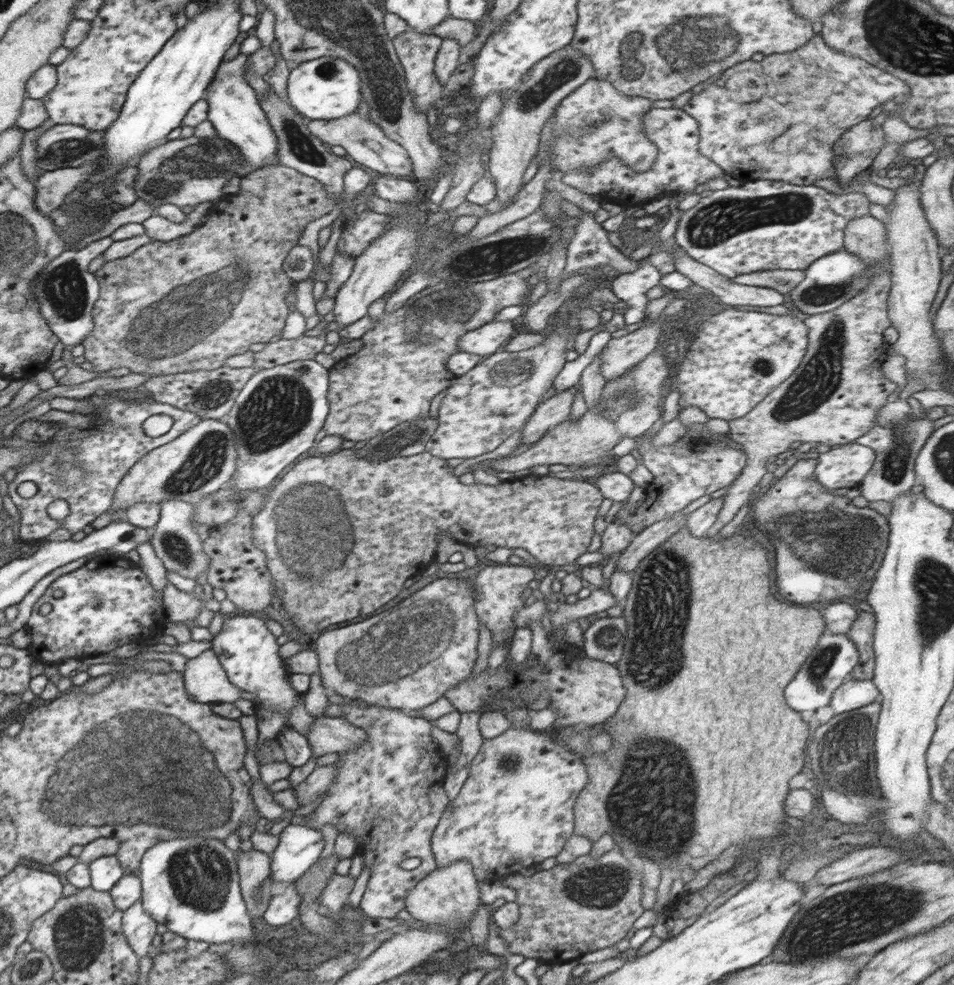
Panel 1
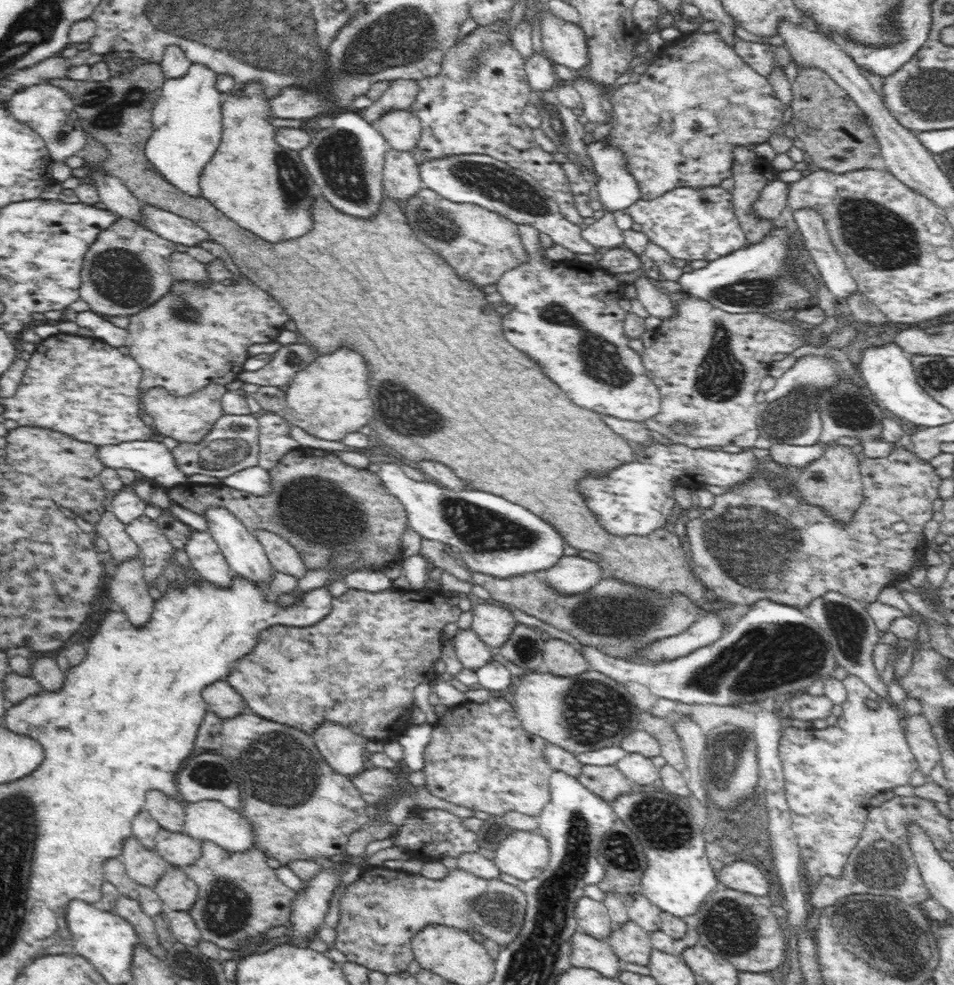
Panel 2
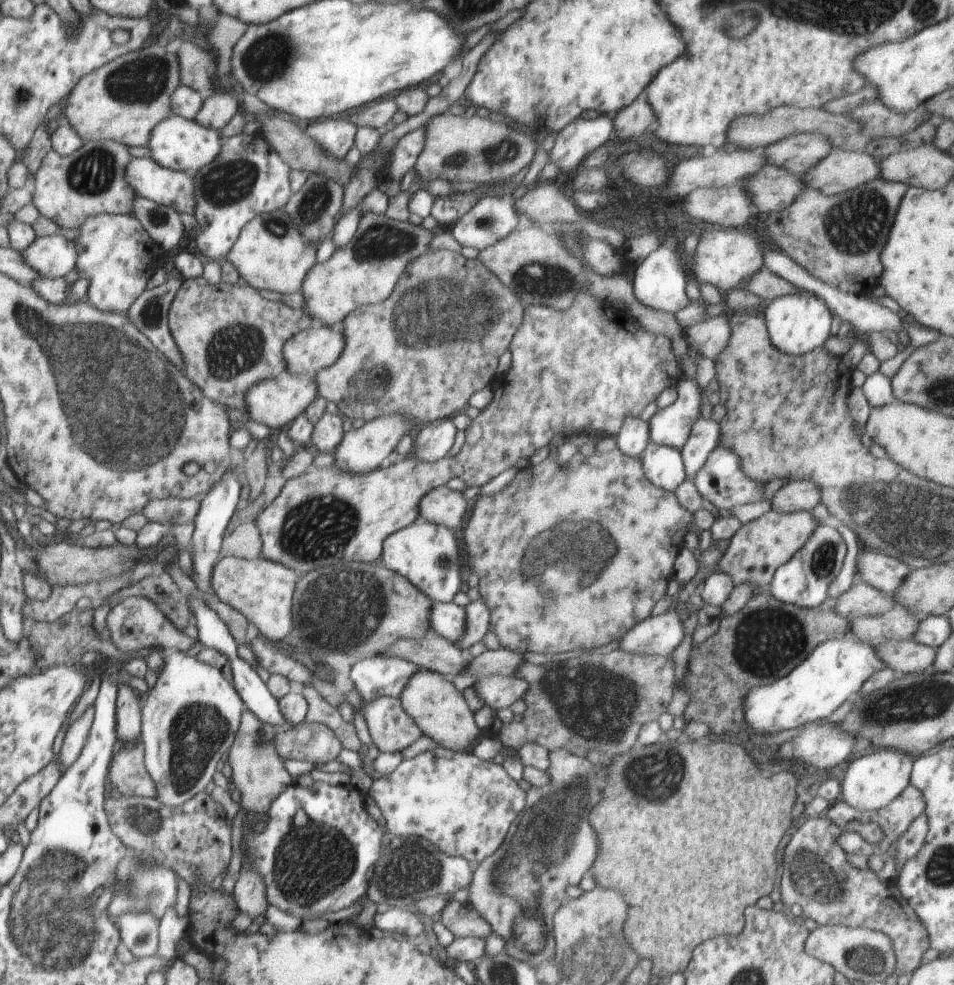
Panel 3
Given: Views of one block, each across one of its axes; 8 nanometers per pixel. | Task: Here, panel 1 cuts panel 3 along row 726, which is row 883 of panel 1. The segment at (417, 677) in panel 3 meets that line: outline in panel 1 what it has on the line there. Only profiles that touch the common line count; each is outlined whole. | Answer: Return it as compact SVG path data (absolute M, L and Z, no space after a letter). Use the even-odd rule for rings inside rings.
M457 860L448 866L436 868L408 891L405 909L415 920L426 924L449 924L459 920L470 922L482 901L479 881L475 879L473 871L467 860Z

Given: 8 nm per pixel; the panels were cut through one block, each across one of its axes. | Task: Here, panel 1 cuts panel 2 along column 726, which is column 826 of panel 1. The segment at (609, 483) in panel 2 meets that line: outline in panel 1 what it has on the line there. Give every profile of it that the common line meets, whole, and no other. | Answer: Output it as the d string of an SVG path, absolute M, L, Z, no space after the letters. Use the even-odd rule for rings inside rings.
M862 444L834 446L817 458L815 476L826 489L854 488L876 462L875 452Z

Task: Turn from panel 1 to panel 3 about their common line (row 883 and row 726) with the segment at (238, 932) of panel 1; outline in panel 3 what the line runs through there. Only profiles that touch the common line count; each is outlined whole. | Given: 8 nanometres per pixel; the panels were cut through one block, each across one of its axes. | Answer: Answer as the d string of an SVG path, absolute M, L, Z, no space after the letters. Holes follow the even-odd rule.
M172 650L164 661L164 668L158 674L154 688L147 693L146 704L141 708L141 733L139 741L146 751L146 767L151 774L152 782L156 783L156 800L162 806L177 807L192 800L206 788L212 780L218 762L224 754L231 752L230 746L238 736L240 716L244 710L243 698L235 689L234 683L224 678L223 671L211 664L200 662L196 656L190 656L180 650Z

